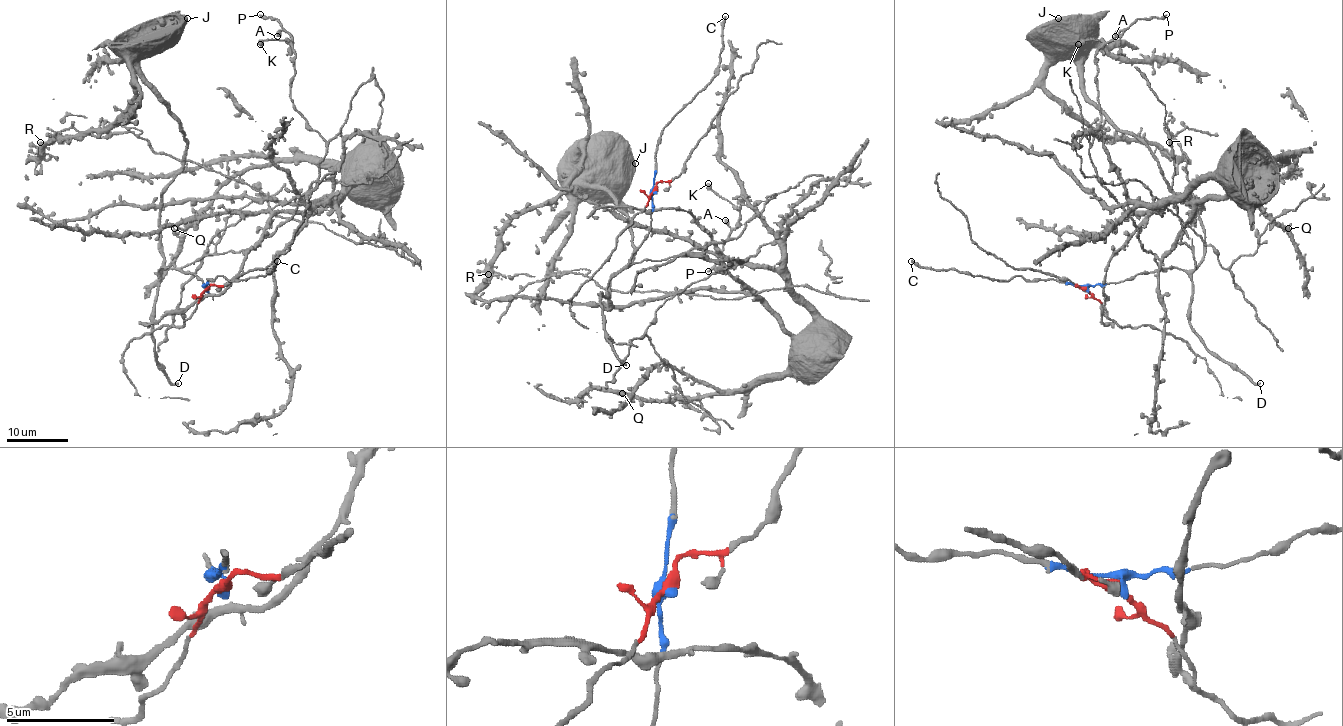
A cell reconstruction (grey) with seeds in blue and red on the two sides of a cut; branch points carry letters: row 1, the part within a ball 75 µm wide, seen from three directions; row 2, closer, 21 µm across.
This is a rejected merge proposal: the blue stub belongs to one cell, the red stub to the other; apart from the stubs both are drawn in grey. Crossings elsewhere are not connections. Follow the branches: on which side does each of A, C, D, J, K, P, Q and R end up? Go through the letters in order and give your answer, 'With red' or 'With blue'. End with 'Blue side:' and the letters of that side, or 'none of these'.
A: With blue
C: With blue
D: With blue
J: With blue
K: With blue
P: With blue
Q: With red
R: With blue
Blue side: A, C, D, J, K, P, R

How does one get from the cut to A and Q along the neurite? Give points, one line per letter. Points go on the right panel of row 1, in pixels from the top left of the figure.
A: (1086, 289), (1159, 268), (1089, 154), (1101, 119), (1095, 53), (1115, 36)
Q: (1086, 289), (1102, 303), (1112, 256), (1139, 223), (1216, 174), (1285, 161), (1257, 204), (1290, 236), (1288, 228)

